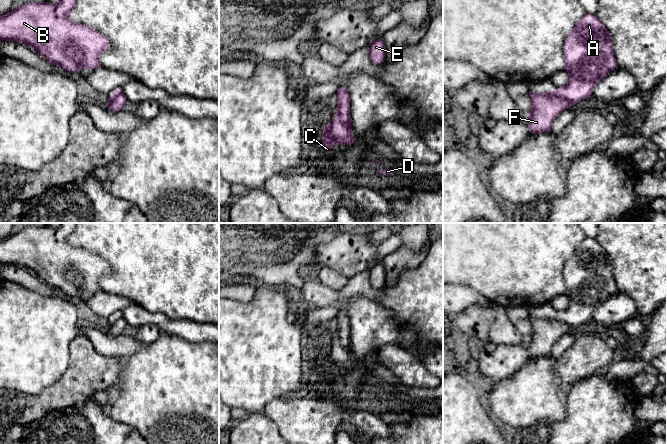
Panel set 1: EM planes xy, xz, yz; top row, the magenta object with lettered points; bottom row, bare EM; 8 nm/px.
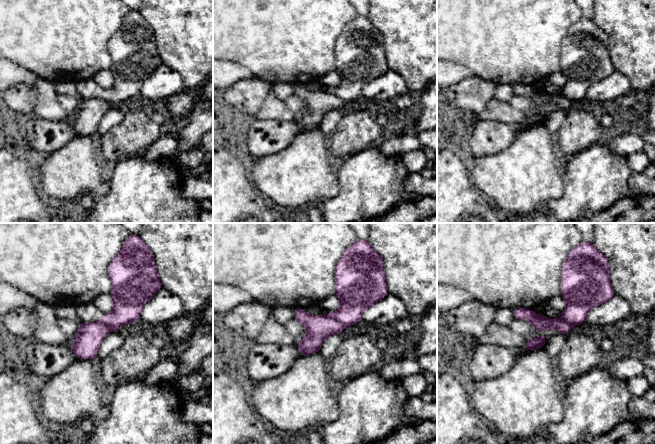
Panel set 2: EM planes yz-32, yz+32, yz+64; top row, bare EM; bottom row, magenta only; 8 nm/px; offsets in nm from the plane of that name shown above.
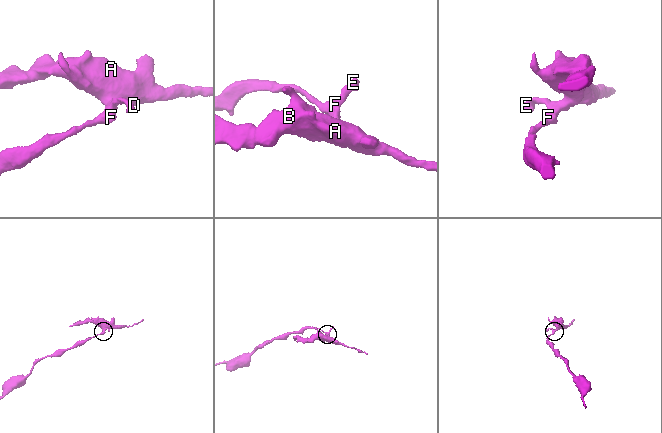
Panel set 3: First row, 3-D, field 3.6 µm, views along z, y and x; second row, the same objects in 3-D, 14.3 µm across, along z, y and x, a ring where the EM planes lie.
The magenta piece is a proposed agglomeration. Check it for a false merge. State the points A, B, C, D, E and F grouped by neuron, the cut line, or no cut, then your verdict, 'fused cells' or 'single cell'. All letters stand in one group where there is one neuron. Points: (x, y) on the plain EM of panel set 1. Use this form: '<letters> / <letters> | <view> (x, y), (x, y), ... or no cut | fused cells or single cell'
A B C D / E F | yz (544, 317), (552, 317), (564, 321), (571, 327) | fused cells

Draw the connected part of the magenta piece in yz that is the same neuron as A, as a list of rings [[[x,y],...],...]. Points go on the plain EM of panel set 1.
[[[588,236],[567,260],[563,276],[569,306],[566,311],[544,318],[562,321],[571,327],[592,319],[597,307],[618,291],[611,258],[597,239]]]

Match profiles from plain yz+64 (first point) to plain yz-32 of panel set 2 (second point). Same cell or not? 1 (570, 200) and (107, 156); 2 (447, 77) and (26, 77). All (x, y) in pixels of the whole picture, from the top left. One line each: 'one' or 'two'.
1: two
2: one

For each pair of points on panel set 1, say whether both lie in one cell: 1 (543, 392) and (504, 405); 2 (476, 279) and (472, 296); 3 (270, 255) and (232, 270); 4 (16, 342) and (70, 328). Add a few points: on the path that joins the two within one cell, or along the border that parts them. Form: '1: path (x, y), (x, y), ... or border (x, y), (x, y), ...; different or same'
1: path (533, 393), (522, 401), (514, 401); same
2: border (453, 282), (459, 282), (473, 288), (491, 303); different
3: path (261, 255), (247, 255), (241, 261); same
4: path (29, 334), (40, 328), (57, 328); same

